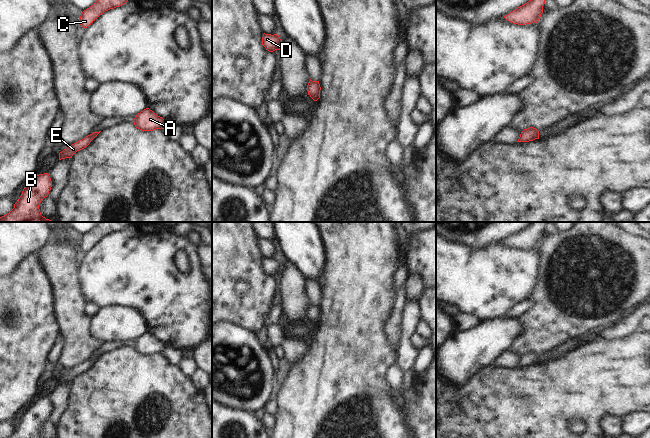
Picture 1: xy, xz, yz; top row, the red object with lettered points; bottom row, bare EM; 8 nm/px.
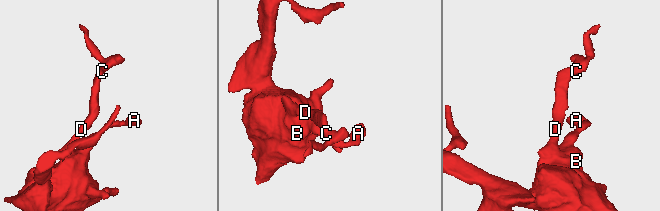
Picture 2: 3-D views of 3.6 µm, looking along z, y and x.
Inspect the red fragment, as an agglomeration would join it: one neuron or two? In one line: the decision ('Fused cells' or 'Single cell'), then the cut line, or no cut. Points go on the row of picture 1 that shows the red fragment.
Single cell. No split.

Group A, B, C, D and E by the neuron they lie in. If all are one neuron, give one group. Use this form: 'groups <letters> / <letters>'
groups A B C D E

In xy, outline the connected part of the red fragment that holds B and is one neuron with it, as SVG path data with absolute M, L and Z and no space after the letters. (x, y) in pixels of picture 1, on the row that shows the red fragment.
M48 173L39 174L23 189L14 208L0 222L51 222L41 215L39 205L48 196L52 181Z

